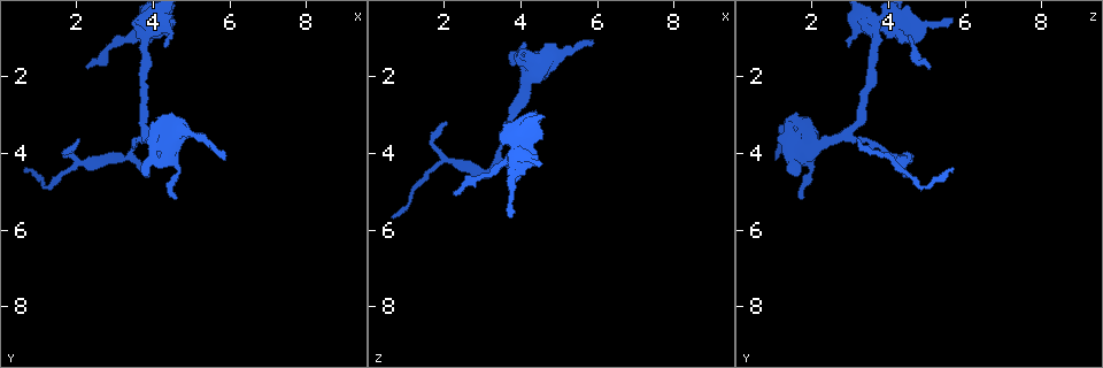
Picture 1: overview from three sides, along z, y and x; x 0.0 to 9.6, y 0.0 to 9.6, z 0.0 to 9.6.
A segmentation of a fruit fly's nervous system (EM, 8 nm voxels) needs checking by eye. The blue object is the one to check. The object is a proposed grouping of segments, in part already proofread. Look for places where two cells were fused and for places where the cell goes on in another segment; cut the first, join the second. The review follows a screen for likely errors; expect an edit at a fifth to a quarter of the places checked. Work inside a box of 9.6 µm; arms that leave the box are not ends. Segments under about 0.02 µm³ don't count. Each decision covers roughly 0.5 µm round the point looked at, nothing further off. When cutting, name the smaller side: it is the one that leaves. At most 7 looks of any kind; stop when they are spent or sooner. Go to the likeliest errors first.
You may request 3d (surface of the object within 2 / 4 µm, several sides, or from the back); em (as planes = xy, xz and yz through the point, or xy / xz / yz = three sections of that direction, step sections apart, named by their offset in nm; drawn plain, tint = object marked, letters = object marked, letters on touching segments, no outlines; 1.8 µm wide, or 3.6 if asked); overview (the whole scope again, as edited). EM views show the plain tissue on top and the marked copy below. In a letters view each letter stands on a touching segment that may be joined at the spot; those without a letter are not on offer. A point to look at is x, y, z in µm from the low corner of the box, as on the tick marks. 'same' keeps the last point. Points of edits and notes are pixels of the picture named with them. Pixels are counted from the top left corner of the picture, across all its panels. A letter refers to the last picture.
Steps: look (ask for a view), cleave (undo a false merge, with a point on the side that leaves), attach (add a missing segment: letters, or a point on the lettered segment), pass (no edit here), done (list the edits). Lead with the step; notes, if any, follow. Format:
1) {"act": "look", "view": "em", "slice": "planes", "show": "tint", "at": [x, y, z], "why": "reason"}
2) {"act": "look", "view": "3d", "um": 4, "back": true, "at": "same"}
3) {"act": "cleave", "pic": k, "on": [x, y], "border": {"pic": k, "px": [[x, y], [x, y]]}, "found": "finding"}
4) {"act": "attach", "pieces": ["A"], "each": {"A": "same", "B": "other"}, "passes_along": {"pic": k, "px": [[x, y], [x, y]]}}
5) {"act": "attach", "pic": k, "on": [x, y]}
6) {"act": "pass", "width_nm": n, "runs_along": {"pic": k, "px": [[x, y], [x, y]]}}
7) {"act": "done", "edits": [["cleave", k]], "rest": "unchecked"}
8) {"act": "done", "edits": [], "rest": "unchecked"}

{"act": "look", "view": "em", "um": 3.6, "slice": "planes", "show": "letters", "at": [3.90, 0.70, 3.65], "why": "abrupt turn"}

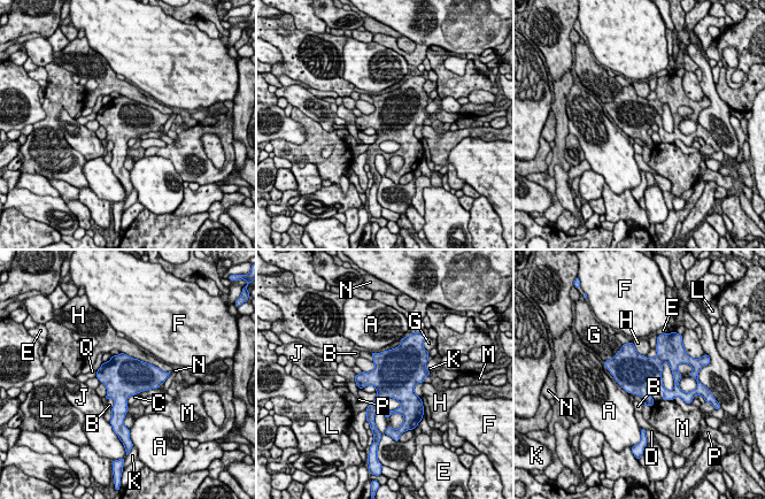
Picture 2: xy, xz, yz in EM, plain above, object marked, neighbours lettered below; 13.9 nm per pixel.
{"act": "pass", "each": {"A": "other", "B": "other", "C": "other", "D": "other", "E": "other", "F": "other", "G": "other", "H": "other", "J": "other", "K": "other", "L": "other", "M": "other", "N": "other", "P": "other", "Q": "other"}, "found": "continuous, no second cell"}

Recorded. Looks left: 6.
{"act": "look", "view": "em", "slice": "planes", "show": "letters", "at": [2.00, 3.60, 3.25]}

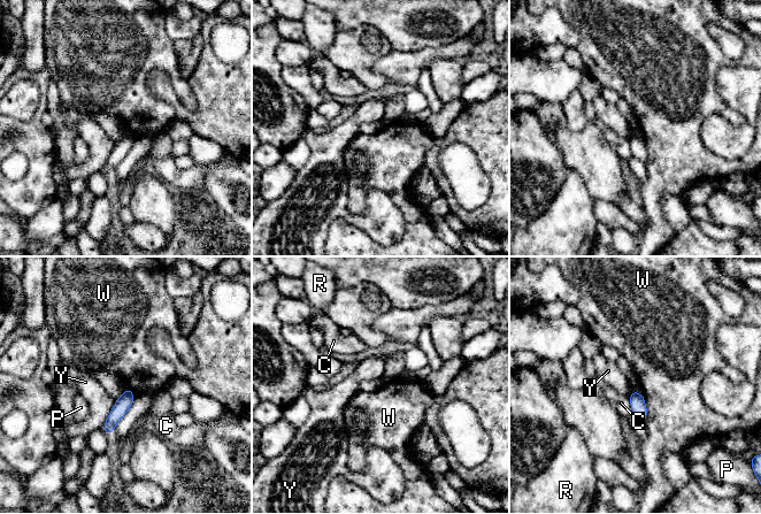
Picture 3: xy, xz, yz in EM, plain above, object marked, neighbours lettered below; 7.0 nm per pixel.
{"act": "pass", "width_nm": 110, "each": {"C": "other", "P": "other", "R": "other", "W": "other", "Y": "other"}, "found": "no lettered segment goes on from it"}

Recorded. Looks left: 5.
{"act": "look", "view": "em", "slice": "planes", "show": "letters", "at": [3.90, 3.40, 1.50], "why": "free end"}

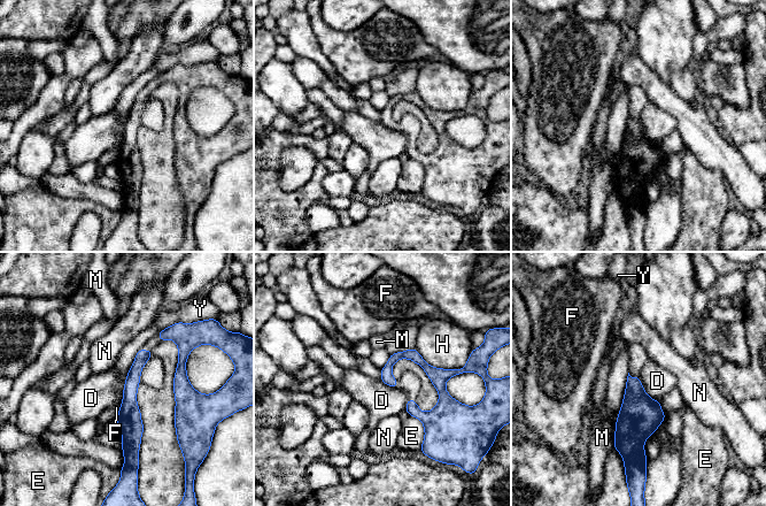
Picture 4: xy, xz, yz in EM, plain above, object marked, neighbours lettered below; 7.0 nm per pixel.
{"act": "pass", "each": {"D": "other", "E": "other", "F": "other", "H": "other", "M": "other", "N": "other", "Y": "other"}, "border": {"pic": 4, "px": [[639, 376], [643, 390], [658, 401]]}, "found": "none of them fits"}

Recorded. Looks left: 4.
{"act": "done", "edits": [], "rest": "unchecked"}

